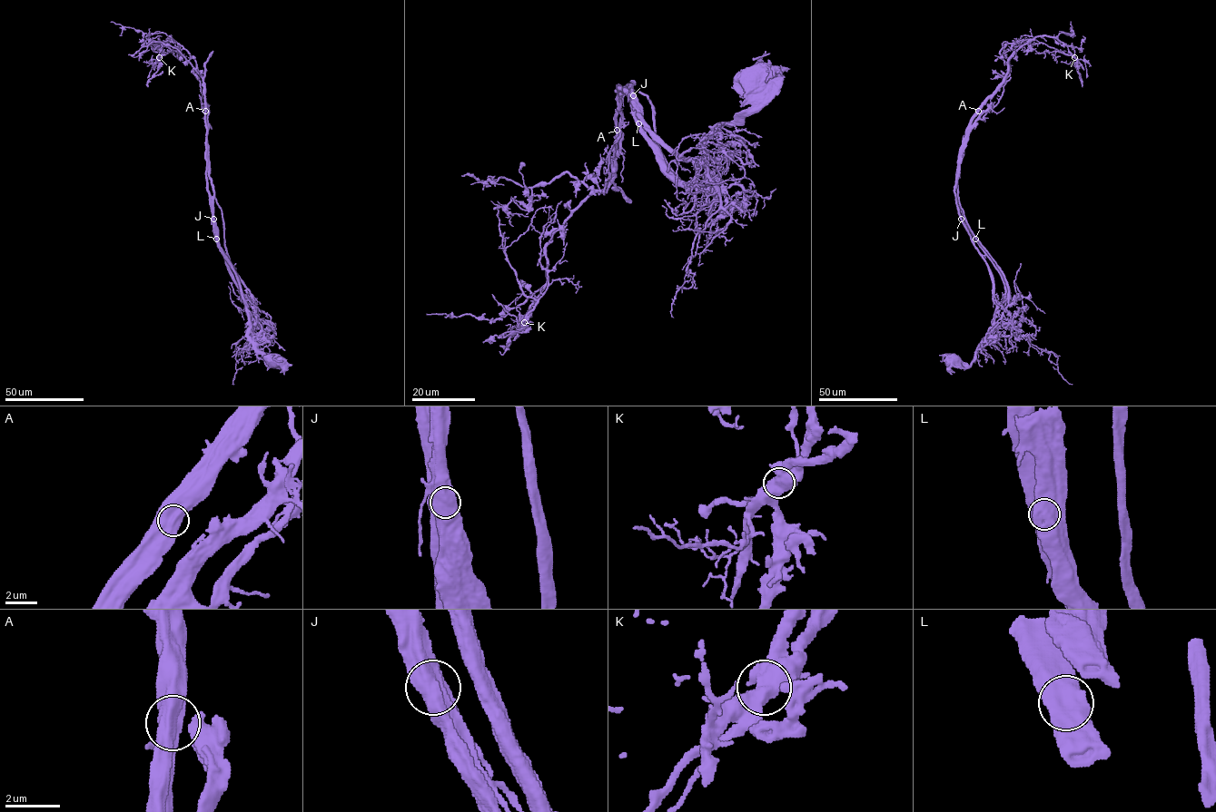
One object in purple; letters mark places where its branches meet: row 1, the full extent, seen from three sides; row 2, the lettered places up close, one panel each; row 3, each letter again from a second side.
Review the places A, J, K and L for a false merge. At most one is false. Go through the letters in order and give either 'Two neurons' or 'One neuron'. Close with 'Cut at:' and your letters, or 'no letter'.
A: One neuron
J: One neuron
K: Two neurons
L: One neuron
Cut at: K

